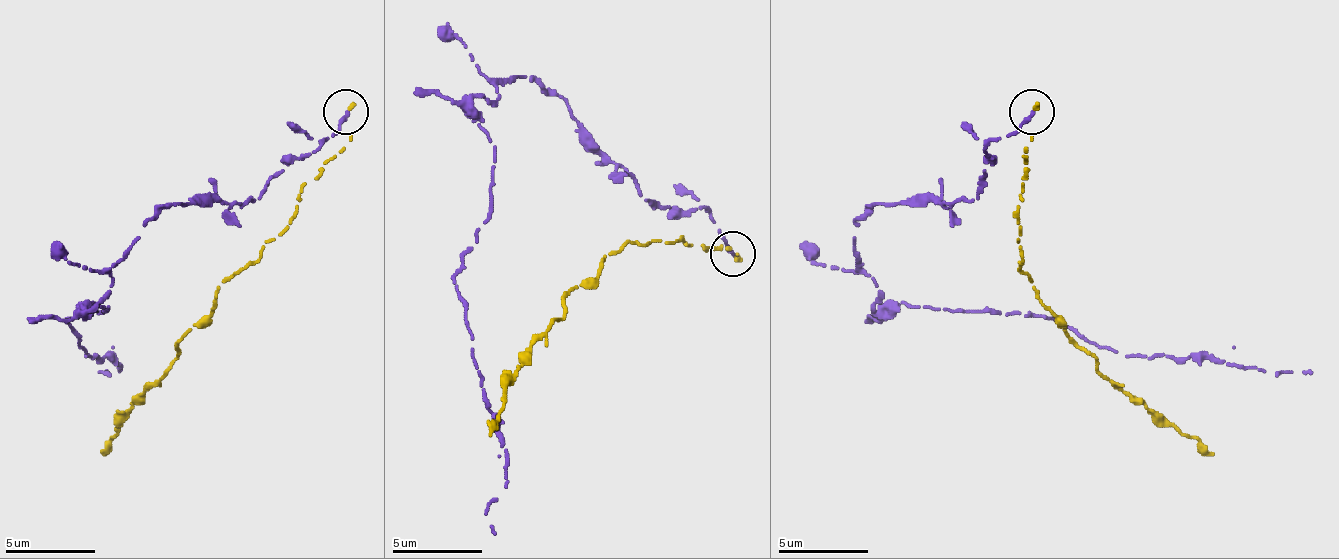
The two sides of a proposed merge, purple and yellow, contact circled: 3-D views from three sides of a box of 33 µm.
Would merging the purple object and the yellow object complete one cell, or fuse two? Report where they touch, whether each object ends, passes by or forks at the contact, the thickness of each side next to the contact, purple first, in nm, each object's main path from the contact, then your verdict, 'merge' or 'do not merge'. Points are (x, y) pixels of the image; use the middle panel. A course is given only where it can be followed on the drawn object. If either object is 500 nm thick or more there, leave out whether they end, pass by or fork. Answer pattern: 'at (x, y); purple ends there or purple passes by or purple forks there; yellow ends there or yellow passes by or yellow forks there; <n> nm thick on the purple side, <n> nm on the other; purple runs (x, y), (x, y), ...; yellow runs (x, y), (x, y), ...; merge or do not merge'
at (732, 254); purple ends there; yellow ends there; 260 nm thick on the purple side, 220 nm on the other; purple runs (734, 253), (702, 208), (644, 199), (531, 78), (478, 95), (491, 212), (455, 280), (505, 450), (496, 536); yellow runs (734, 257), (680, 239), (626, 244), (603, 257), (599, 275), (567, 293), (558, 320), (505, 387), (491, 437); do not merge

